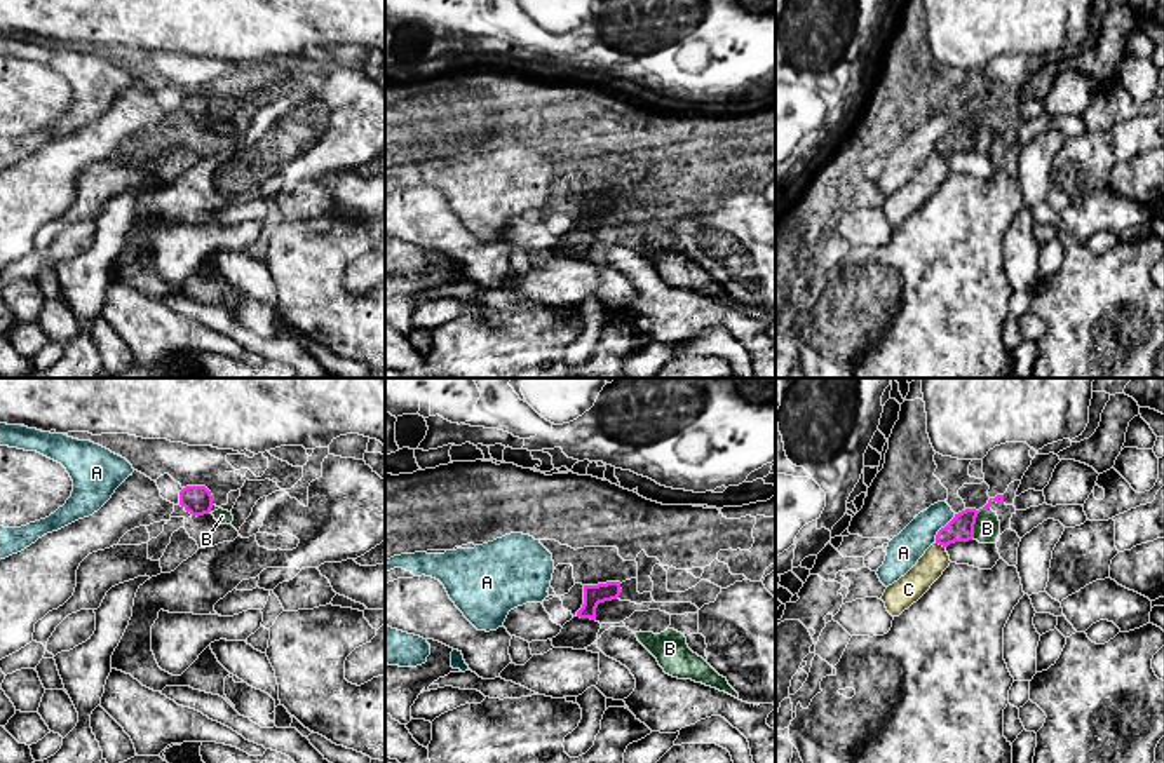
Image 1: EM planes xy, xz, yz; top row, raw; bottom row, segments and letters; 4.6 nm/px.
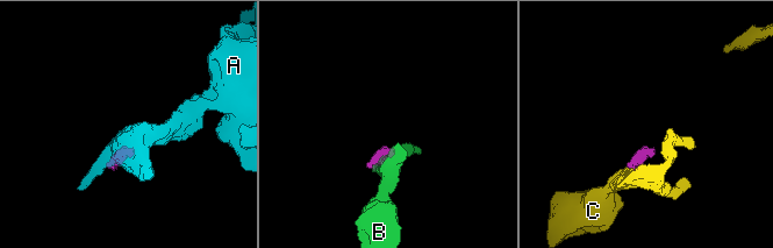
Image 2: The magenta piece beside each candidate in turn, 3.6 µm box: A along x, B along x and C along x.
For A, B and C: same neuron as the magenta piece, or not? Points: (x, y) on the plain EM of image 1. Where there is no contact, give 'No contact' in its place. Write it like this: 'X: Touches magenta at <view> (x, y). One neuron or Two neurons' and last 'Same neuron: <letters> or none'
A: Touches magenta at yz (941, 138). Two neurons
B: Touches magenta at yz (974, 131). Two neurons
C: Touches magenta at yz (941, 154). Two neurons
Same neuron: none

